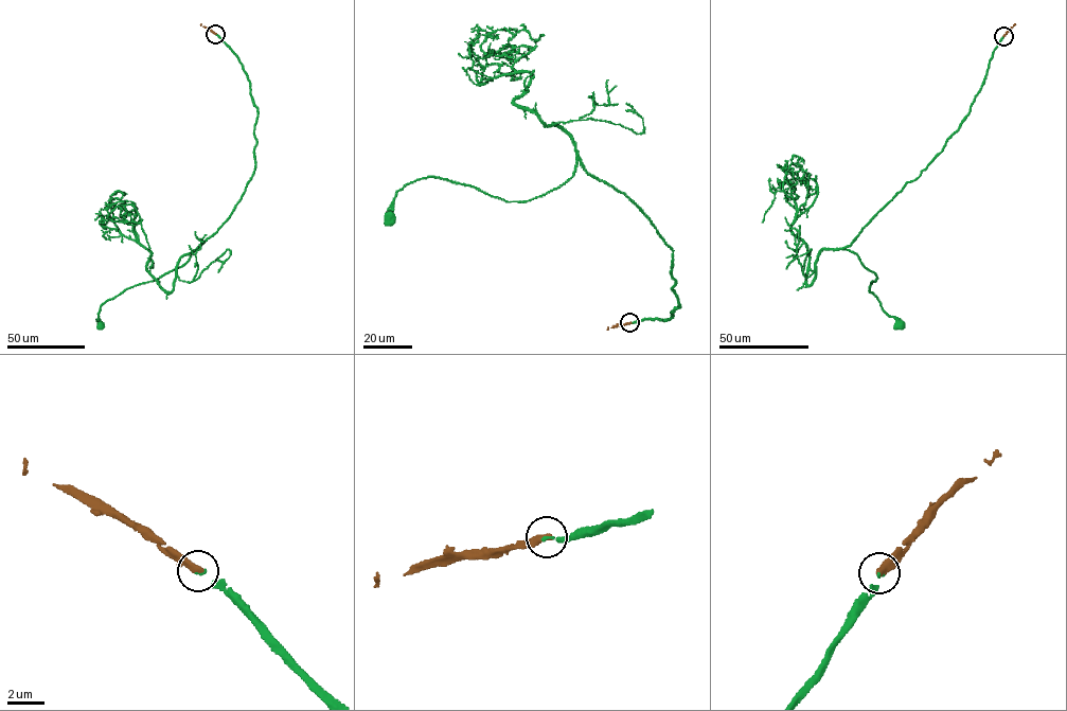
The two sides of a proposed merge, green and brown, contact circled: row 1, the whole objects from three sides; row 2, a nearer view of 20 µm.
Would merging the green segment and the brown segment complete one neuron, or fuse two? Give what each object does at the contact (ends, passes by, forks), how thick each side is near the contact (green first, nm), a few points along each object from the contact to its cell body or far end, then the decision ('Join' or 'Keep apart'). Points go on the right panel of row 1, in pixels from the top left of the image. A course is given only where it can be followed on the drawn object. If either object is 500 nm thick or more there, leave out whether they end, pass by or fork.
At the ring green ends. At the ring brown ends. Thickness 110 nm (green) against 400 nm. Course of green: (1003, 36), (970, 112), (943, 149), (840, 248), (856, 254), (874, 273), (869, 290), (900, 326). Course of brown: (1003, 36), (1015, 23). Join

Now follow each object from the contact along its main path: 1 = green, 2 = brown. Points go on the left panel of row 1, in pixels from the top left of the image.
1: (215, 33), (237, 56), (256, 108), (253, 175), (229, 217), (184, 264), (126, 288), (102, 305), (102, 326)
2: (215, 33), (200, 23)

